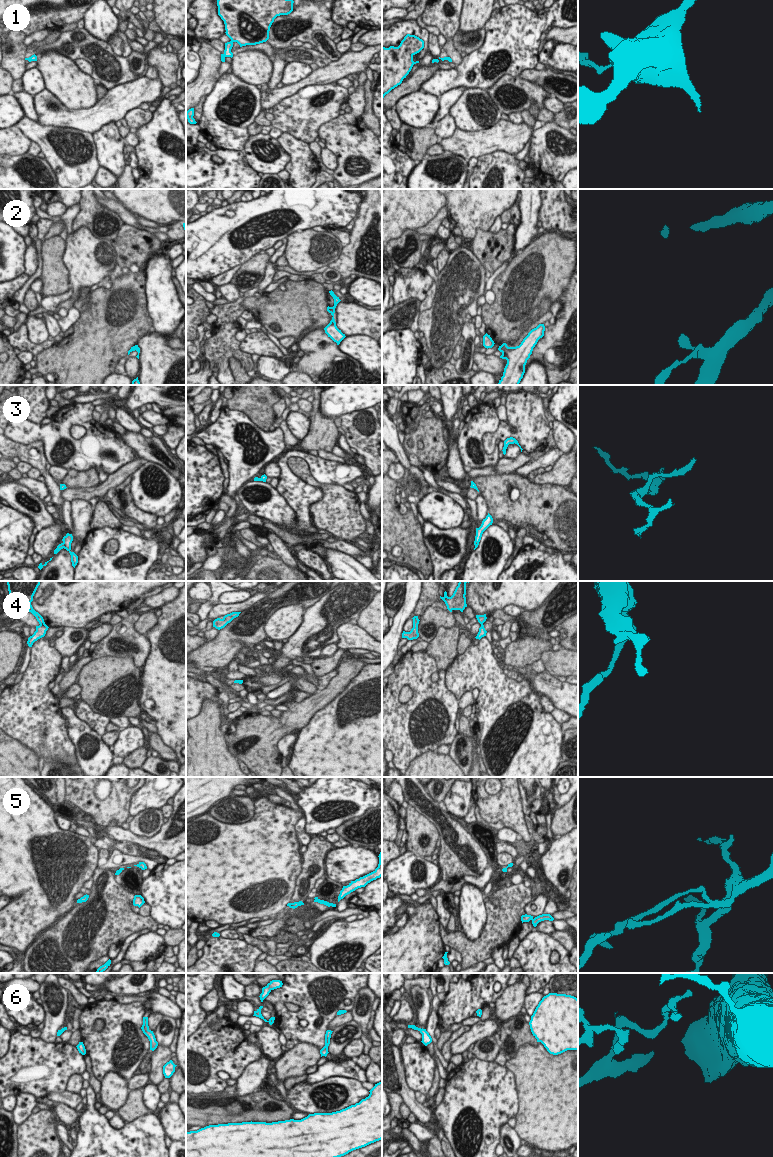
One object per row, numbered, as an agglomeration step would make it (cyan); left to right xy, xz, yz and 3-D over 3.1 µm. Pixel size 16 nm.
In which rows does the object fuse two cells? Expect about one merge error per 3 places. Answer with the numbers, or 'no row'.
2, 3, 4

